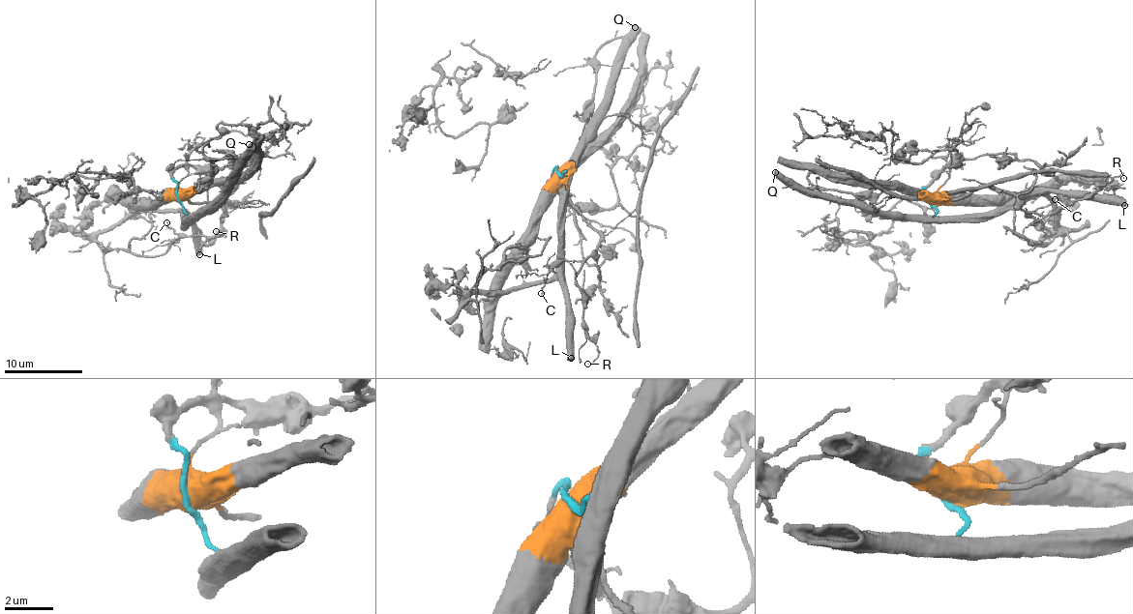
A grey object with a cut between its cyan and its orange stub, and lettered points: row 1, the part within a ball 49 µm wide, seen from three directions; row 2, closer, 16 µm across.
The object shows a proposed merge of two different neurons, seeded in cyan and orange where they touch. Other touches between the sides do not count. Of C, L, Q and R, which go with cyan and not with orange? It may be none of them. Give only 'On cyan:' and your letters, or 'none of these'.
On cyan: L, Q

